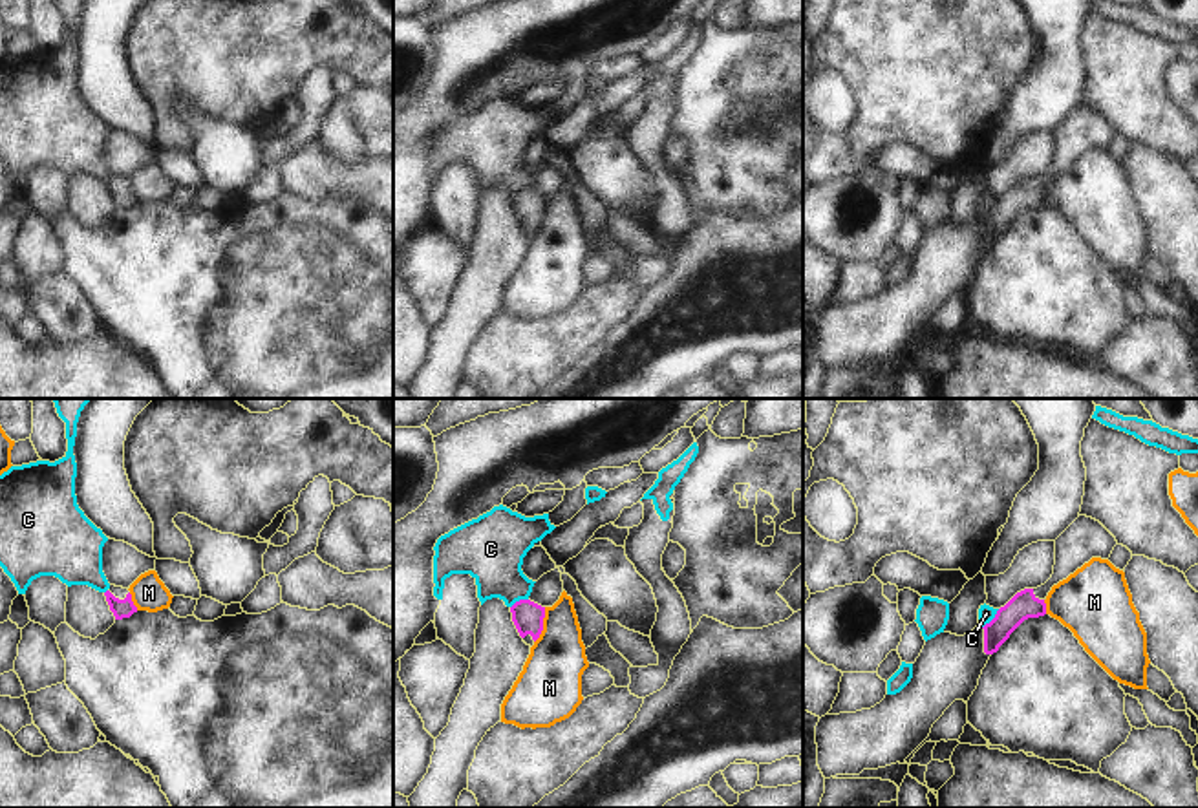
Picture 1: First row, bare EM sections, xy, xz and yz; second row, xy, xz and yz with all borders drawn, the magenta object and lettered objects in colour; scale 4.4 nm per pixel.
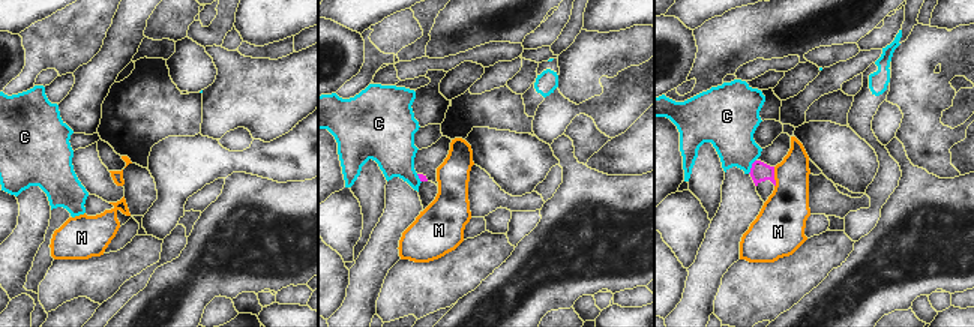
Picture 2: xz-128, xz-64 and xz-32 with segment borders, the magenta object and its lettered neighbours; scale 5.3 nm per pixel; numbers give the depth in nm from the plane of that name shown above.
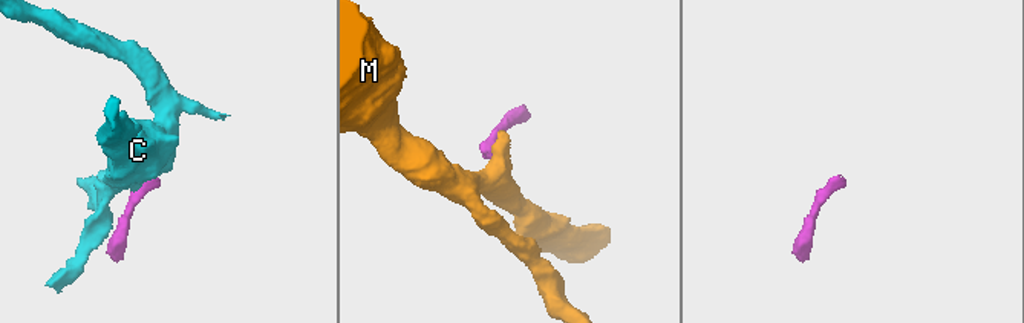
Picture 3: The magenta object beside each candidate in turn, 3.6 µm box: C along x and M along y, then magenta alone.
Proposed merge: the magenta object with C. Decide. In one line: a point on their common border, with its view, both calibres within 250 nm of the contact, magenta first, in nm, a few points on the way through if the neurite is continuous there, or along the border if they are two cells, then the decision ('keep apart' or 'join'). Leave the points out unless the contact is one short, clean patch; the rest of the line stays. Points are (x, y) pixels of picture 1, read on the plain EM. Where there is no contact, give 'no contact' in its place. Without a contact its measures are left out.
meets magenta in yz at (994, 209); 120 nm thick on the magenta side, 70 nm on the other; border along yz (999, 200), (983, 218); keep apart

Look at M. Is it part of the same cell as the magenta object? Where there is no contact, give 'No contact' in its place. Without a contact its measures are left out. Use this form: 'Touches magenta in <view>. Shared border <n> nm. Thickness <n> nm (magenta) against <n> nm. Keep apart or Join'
Touches magenta in xz. Shared border 170 nm. Thickness 140 nm (magenta) against 280 nm. Keep apart.

